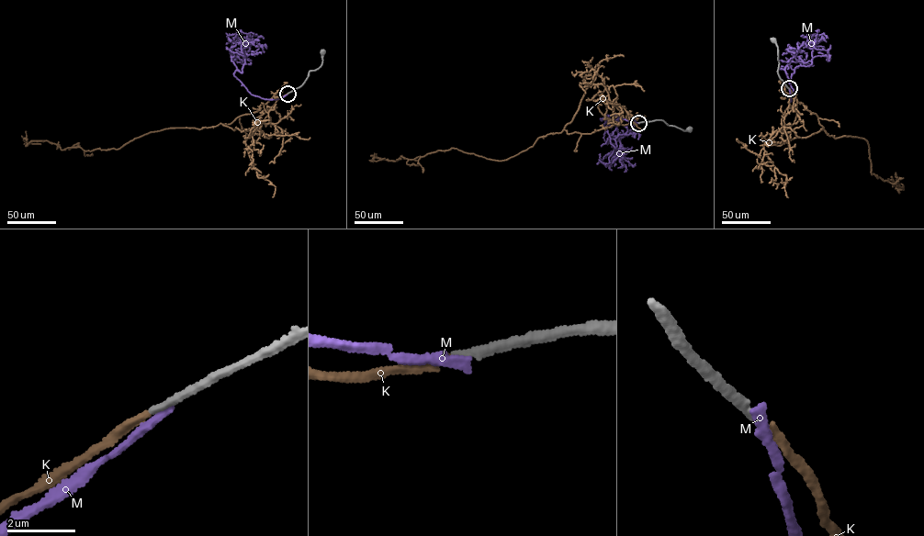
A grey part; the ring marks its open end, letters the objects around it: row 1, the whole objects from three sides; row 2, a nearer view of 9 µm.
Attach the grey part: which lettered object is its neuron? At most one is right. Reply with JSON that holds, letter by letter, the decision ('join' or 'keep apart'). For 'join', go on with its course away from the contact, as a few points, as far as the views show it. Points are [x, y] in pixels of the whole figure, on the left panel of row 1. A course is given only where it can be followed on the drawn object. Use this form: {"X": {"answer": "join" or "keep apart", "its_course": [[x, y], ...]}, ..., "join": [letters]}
{"K": {"answer": "join", "its_course": [[287, 94], [253, 119], [258, 125], [242, 132], [220, 123], [169, 128], [105, 150], [40, 144]]}, "M": {"answer": "keep apart"}, "join": ["K"]}

